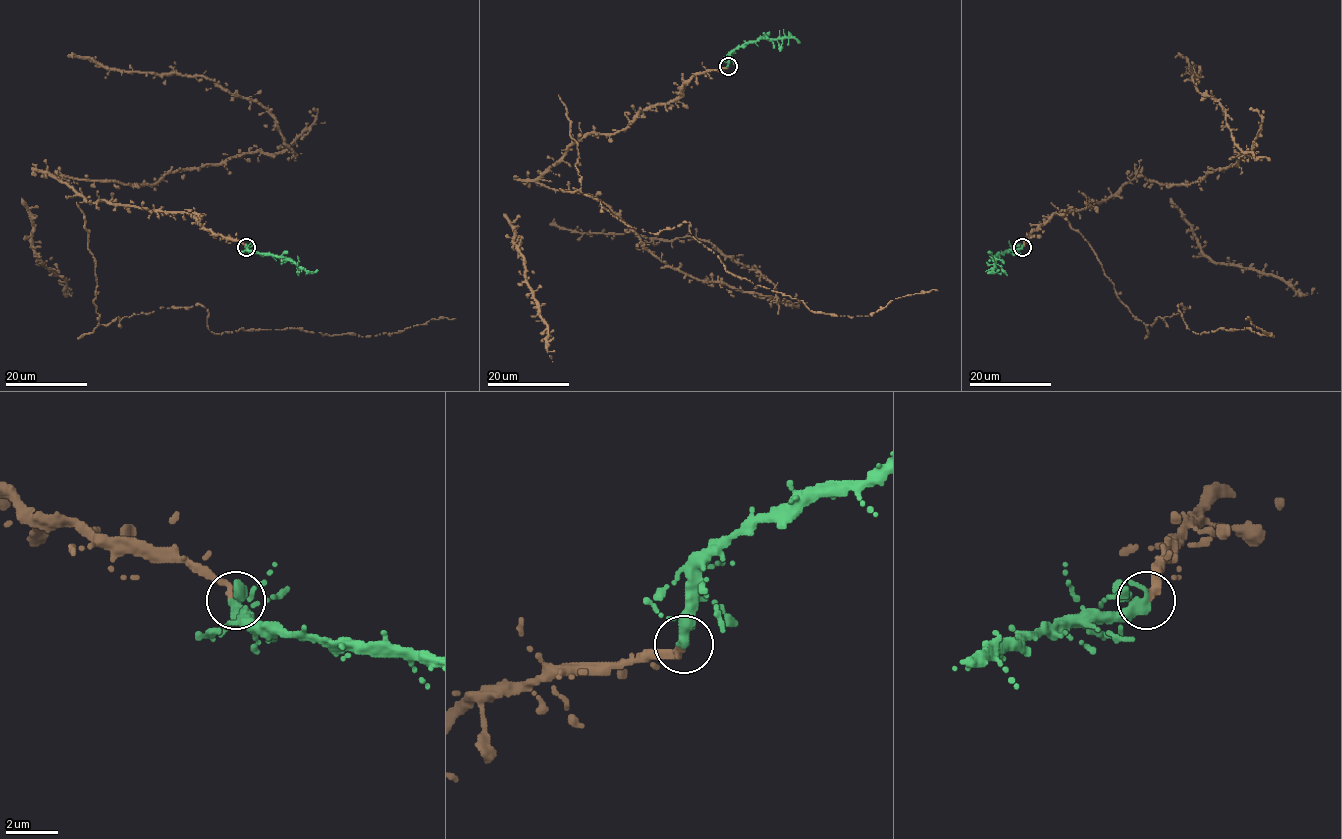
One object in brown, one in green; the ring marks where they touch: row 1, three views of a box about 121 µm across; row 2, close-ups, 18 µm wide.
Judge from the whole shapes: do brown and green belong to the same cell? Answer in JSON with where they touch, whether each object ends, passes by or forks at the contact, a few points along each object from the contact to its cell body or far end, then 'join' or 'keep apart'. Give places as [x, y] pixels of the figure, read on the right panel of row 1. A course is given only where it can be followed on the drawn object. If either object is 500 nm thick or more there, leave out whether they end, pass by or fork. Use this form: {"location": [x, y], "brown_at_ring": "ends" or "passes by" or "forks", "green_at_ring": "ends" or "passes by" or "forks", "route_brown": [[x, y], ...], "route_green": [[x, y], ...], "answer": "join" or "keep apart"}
{"location": [1022, 247], "brown_at_ring": "ends", "green_at_ring": "passes by", "route_brown": [[1022, 247], [1053, 213], [1138, 177], [1190, 184], [1256, 152], [1234, 142], [1226, 111], [1175, 58]], "route_green": [[1022, 247], [997, 255], [994, 272], [999, 269]], "answer": "join"}

